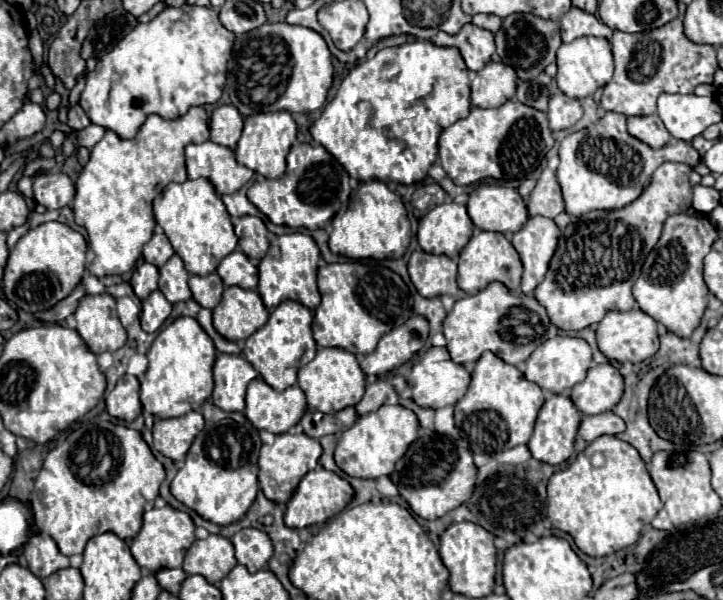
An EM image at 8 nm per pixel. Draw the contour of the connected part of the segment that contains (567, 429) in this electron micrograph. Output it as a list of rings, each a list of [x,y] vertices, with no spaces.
[[[566,394],[550,396],[544,402],[544,406],[542,406],[542,410],[538,414],[534,434],[532,434],[530,442],[528,442],[528,448],[530,448],[532,456],[536,460],[540,460],[540,462],[546,462],[546,464],[562,464],[562,462],[566,462],[574,452],[574,438],[578,434],[580,420],[582,420],[582,412],[574,406],[574,402]]]

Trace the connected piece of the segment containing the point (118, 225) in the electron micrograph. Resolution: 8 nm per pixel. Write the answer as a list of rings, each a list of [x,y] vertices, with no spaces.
[[[190,108],[186,116],[178,120],[164,120],[160,116],[148,116],[140,126],[138,134],[132,140],[122,140],[114,132],[104,132],[102,140],[90,152],[88,164],[82,168],[76,180],[76,198],[74,198],[74,220],[88,232],[88,242],[94,250],[94,262],[88,266],[88,272],[96,278],[104,278],[108,274],[124,274],[134,268],[136,260],[142,254],[144,244],[154,234],[154,214],[152,200],[162,192],[162,188],[170,182],[186,182],[186,162],[184,148],[190,142],[206,142],[208,136],[208,114],[204,108]]]

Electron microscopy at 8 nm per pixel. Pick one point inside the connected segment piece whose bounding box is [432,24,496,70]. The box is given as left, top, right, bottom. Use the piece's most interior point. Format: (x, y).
(476, 45)

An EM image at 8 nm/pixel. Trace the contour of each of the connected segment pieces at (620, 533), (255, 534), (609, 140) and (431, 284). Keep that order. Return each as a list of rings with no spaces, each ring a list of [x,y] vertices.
[[[600,436],[590,442],[572,464],[548,480],[548,520],[554,528],[568,532],[588,556],[608,556],[634,544],[660,508],[656,486],[638,450],[616,436]]]
[[[242,528],[230,540],[236,548],[238,564],[246,566],[250,572],[258,572],[268,566],[268,560],[272,556],[274,548],[272,548],[272,540],[266,532],[262,532],[258,528]]]
[[[606,112],[594,126],[572,132],[560,142],[560,166],[556,174],[568,214],[582,216],[592,210],[624,208],[642,194],[650,184],[654,170],[664,162],[682,162],[694,168],[700,162],[700,156],[690,142],[682,140],[672,140],[654,150],[628,134],[624,114]]]
[[[416,250],[408,260],[408,274],[418,294],[424,298],[458,292],[456,264],[448,256],[436,256],[424,250]]]

